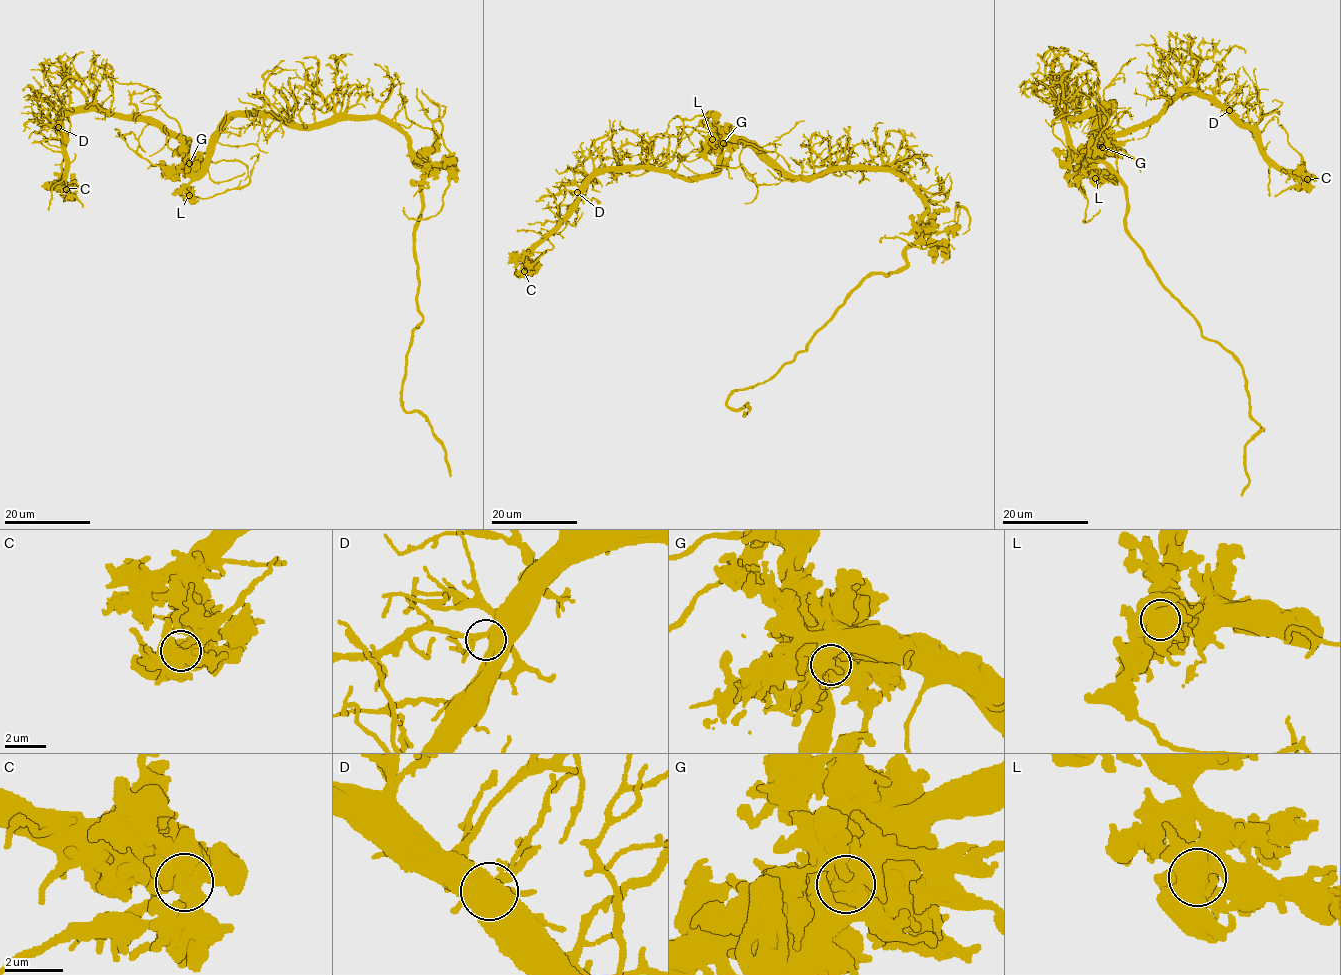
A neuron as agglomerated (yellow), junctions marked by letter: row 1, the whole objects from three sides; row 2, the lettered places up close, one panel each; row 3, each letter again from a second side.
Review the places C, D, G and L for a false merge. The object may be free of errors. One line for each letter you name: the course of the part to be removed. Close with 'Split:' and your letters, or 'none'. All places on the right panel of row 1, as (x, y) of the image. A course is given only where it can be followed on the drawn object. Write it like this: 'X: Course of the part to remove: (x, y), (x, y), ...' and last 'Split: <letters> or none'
Split: none

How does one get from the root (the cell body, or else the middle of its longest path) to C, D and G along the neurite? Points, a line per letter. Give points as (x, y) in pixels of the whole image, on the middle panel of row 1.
C: (866, 170), (790, 176), (732, 140), (714, 170), (698, 176), (605, 170), (524, 271)
D: (866, 170), (828, 167), (790, 176), (732, 140), (707, 174), (605, 170), (577, 192)
G: (866, 170), (828, 167), (808, 177), (790, 176), (750, 147), (735, 140), (723, 142)

